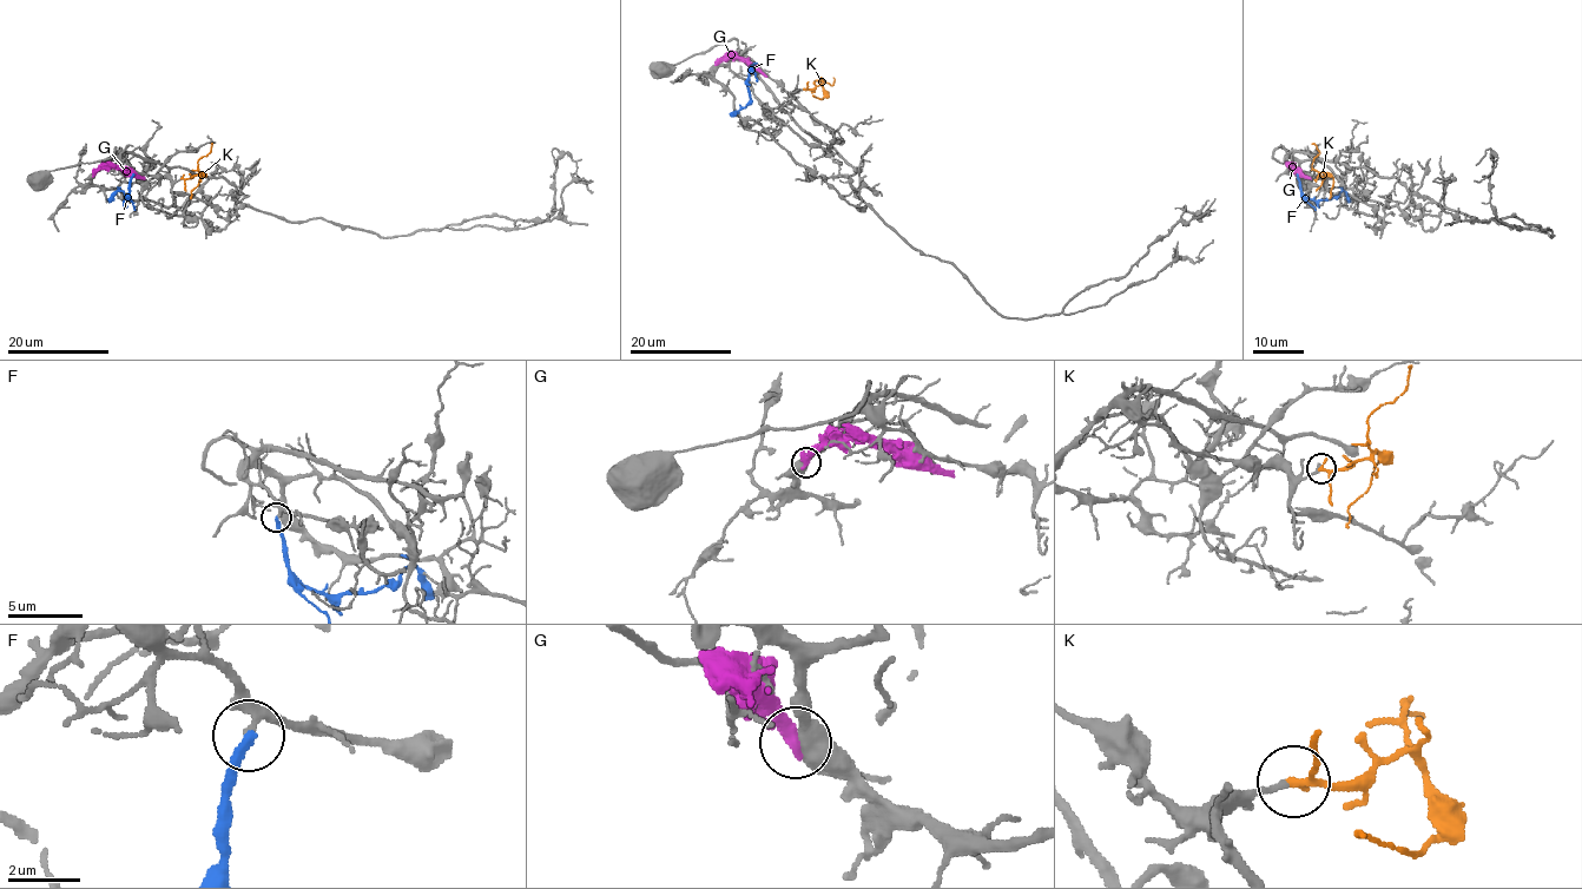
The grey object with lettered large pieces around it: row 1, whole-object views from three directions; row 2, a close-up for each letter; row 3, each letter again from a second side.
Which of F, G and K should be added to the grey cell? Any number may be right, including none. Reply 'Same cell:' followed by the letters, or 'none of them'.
Same cell: K

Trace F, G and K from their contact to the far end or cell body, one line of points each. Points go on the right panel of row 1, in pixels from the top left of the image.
F: (1297, 175), (1300, 190), (1310, 198), (1336, 197), (1343, 191), (1350, 203)
G: (1298, 175), (1291, 169), (1298, 169), (1311, 179)
K: (1323, 178), (1311, 164), (1320, 153), (1311, 144)

